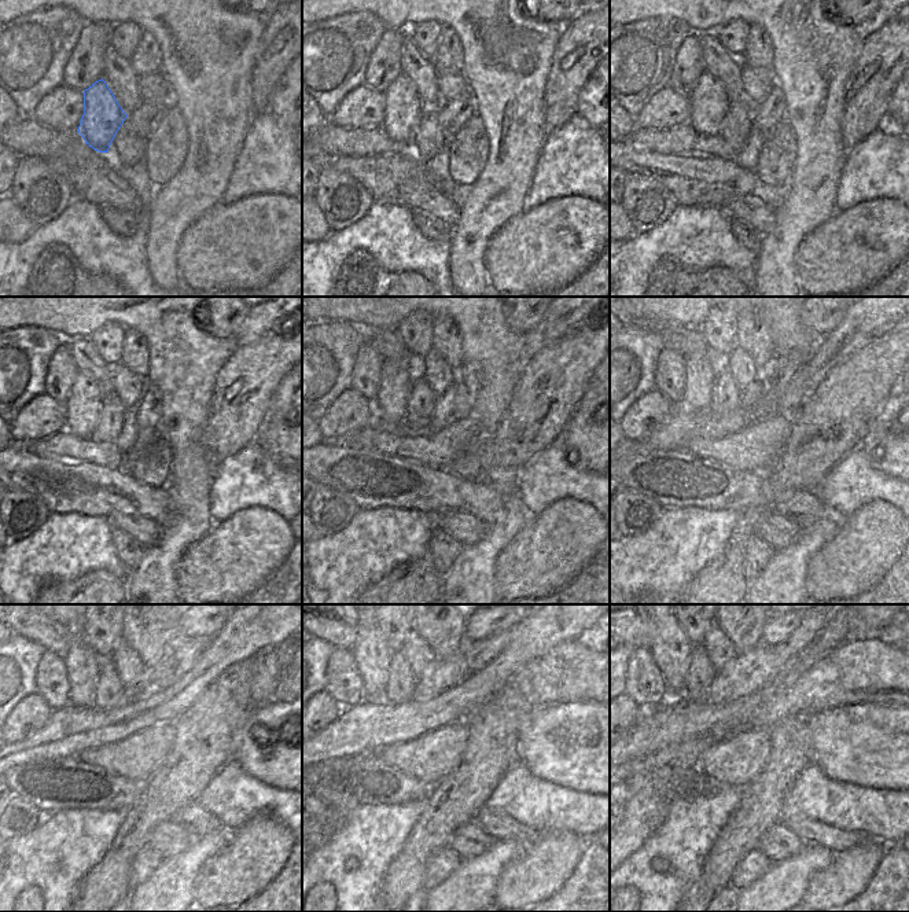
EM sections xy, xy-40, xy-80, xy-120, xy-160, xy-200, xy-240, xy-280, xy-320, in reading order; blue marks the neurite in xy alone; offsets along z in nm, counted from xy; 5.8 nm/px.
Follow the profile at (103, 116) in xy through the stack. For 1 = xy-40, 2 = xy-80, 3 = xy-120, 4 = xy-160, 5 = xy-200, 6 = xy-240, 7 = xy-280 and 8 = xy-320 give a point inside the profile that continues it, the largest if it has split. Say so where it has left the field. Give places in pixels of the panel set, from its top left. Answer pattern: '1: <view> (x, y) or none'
1: xy-40 (404, 107)
2: xy-80 (709, 103)
3: xy-120 (85, 400)
4: xy-160 (390, 405)
5: xy-200 (700, 371)
6: xy-240 (83, 666)
7: xy-280 (371, 654)
8: xy-320 (670, 648)

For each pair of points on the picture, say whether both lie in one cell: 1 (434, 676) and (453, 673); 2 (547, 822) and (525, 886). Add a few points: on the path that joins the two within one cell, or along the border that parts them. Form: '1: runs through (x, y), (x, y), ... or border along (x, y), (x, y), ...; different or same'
1: runs through (438, 676), (449, 673); same
2: border along (576, 833), (549, 831), (541, 835); different

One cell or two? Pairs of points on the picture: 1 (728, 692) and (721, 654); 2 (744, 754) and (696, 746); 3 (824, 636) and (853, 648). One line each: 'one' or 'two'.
1: two
2: two
3: two

